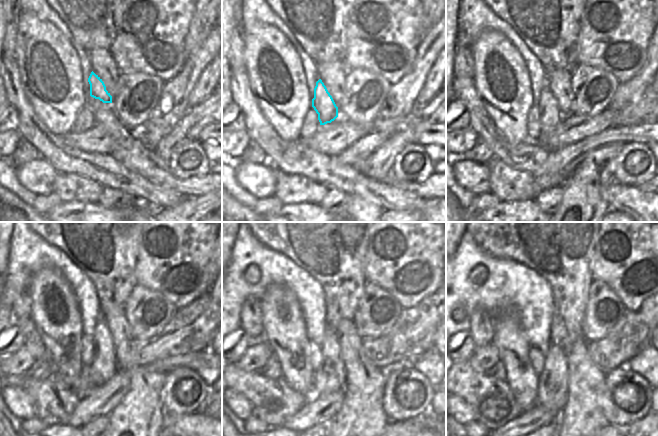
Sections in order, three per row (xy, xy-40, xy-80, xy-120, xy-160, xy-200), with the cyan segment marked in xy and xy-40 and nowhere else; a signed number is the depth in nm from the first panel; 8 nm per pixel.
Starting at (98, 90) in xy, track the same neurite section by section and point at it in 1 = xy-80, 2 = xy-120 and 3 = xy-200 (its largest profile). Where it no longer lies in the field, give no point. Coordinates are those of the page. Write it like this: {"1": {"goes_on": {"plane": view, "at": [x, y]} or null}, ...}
{"1": {"goes_on": {"plane": "xy-80", "at": [550, 116]}}, "2": {"goes_on": {"plane": "xy-120", "at": [104, 366]}}, "3": {"goes_on": {"plane": "xy-200", "at": [553, 380]}}}

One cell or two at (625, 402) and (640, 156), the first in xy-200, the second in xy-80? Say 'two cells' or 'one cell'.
one cell

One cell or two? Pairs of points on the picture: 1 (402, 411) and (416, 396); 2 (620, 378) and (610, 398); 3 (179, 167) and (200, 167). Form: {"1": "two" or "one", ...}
{"1": "one", "2": "one", "3": "one"}

